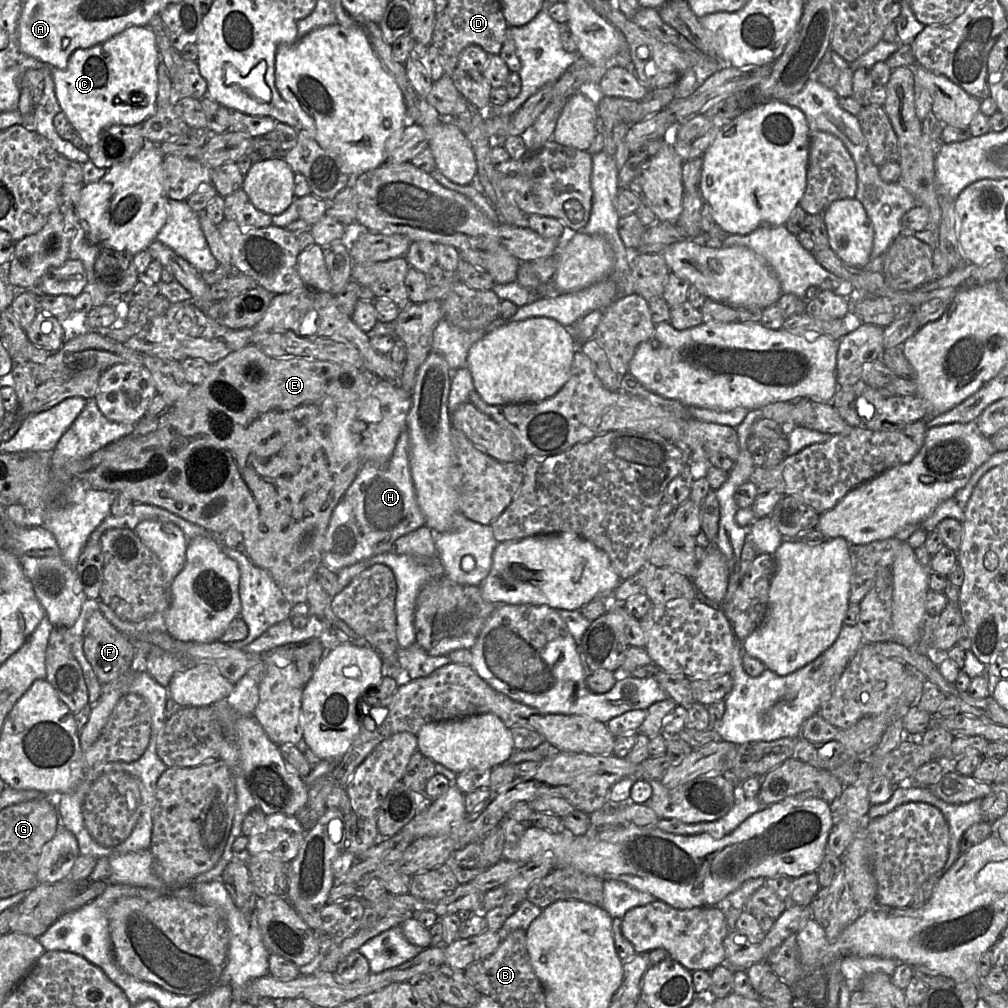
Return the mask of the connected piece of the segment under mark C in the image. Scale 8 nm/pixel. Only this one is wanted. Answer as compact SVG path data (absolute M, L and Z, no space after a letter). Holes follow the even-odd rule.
M130 26L99 45L75 50L65 69L51 69L61 111L89 147L97 143L105 127L142 124L154 115L158 64L159 51L154 32L149 27ZM134 95L143 95L146 101L135 101Z

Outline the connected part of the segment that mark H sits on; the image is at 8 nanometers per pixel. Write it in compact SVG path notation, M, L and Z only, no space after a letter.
M404 429L389 460L363 463L334 509L326 530L322 565L330 571L336 573L344 567L392 551L398 538L425 526L411 476L409 452L409 433Z

